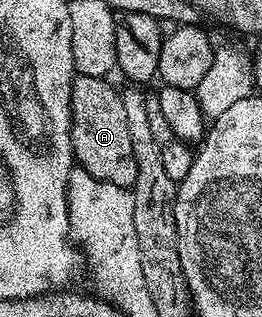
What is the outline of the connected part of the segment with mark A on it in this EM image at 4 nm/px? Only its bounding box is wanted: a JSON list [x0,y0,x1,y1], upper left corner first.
[72,76,136,190]

